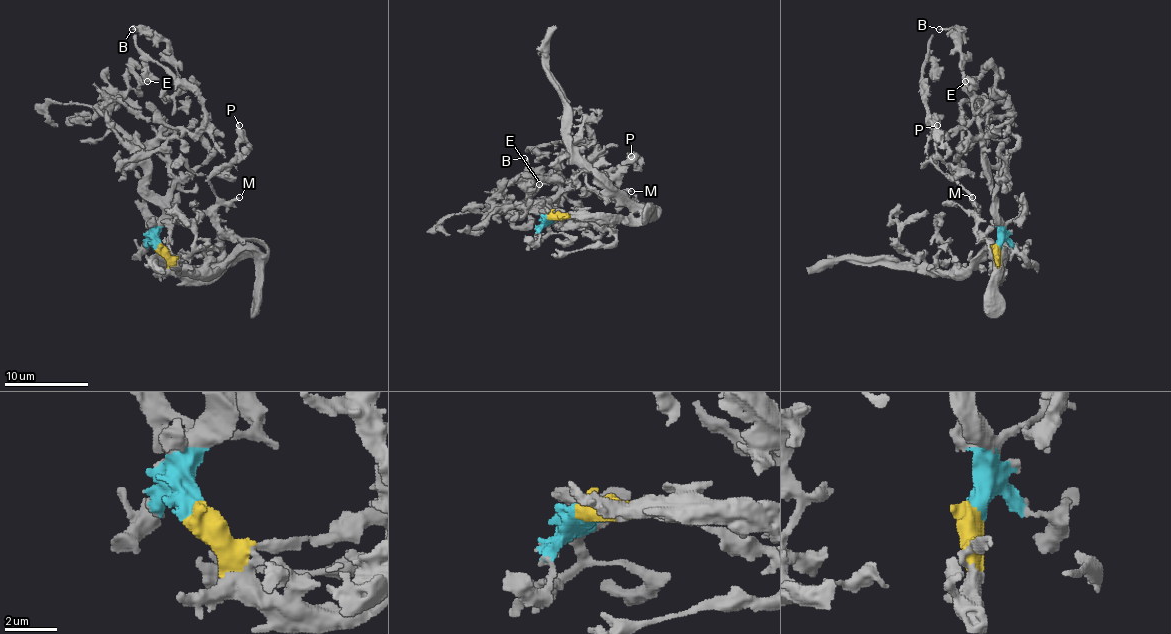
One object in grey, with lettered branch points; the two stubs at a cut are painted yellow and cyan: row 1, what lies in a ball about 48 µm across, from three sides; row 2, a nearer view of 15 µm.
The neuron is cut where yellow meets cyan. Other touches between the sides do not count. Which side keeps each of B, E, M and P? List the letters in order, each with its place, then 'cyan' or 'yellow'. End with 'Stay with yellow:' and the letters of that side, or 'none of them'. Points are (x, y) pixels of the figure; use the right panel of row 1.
B: at (939, 29); cyan
E: at (965, 81); cyan
M: at (972, 197); yellow
P: at (937, 125); yellow
Stay with yellow: M, P

